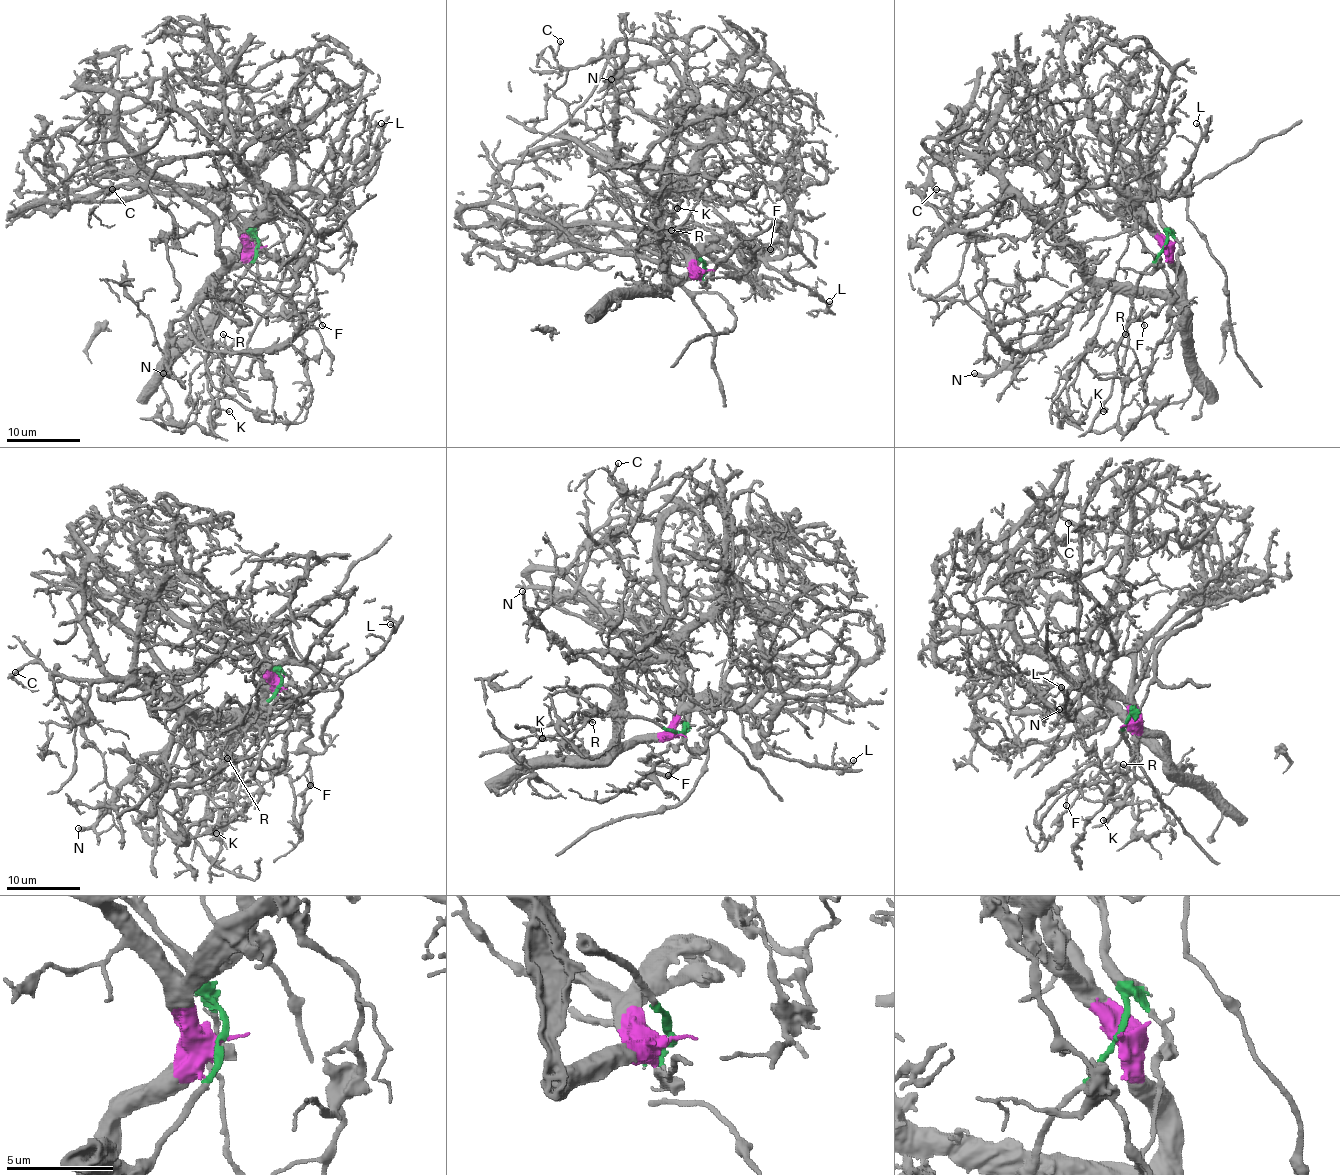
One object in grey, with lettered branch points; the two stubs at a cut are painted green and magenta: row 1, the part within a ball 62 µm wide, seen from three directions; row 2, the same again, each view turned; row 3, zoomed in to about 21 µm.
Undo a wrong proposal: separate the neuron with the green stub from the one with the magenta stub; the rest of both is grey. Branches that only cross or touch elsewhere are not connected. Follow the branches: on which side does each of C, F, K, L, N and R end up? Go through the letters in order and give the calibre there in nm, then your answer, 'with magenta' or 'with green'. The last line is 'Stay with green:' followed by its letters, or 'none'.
C: 150 nm | with magenta
F: 130 nm | with green
K: 130 nm | with green
L: 140 nm | with magenta
N: 320 nm | with magenta
R: 110 nm | with magenta
Stay with green: F, K

